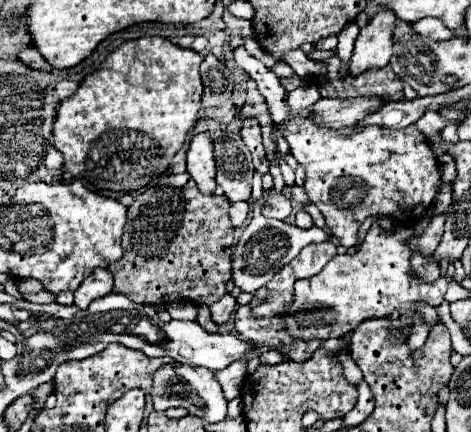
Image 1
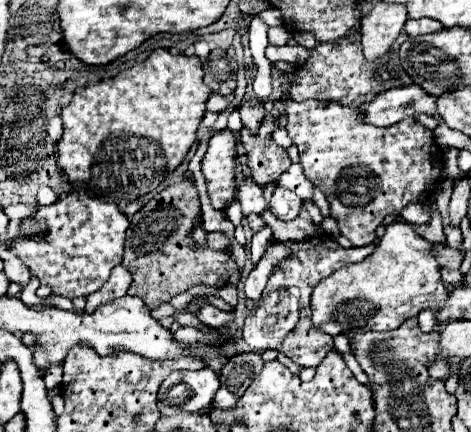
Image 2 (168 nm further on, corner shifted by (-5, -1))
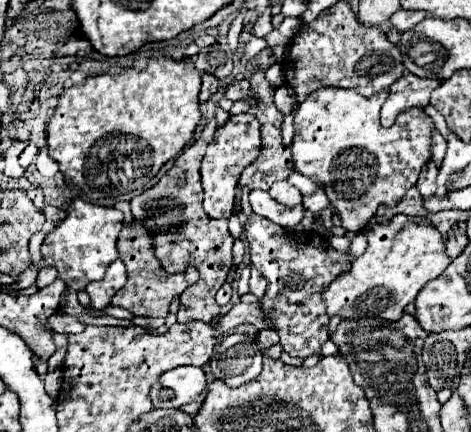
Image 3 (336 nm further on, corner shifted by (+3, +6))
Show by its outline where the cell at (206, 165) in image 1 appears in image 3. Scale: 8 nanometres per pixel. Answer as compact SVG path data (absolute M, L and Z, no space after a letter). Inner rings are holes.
M232 115L222 127L216 129L216 137L206 149L202 159L200 175L204 185L204 211L208 217L220 219L230 217L234 209L234 193L240 179L240 173L246 165L250 165L260 151L260 123L252 115Z

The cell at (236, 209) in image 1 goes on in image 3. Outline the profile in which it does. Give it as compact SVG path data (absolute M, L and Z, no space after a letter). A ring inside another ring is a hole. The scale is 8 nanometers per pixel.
M256 213L248 217L244 231L250 245L252 265L268 281L268 289L258 303L264 309L264 319L280 335L282 349L290 357L300 359L320 355L322 345L328 341L326 325L330 321L320 293L332 281L332 277L338 277L348 263L356 261L356 257L364 253L368 247L368 237L364 233L356 235L350 243L350 249L342 253L330 247L328 241L314 231L298 235L298 231L280 229L280 225L272 225L272 221Z

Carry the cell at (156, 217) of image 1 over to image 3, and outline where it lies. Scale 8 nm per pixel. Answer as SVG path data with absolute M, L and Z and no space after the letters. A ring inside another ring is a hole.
M132 219L130 223L124 223L122 233L118 237L118 251L120 259L126 265L128 281L126 285L112 297L112 305L128 309L132 315L146 315L146 317L168 317L168 305L172 299L180 297L186 289L184 273L164 273L164 267L160 261L156 261L154 249L152 249L152 231L146 229L144 221Z

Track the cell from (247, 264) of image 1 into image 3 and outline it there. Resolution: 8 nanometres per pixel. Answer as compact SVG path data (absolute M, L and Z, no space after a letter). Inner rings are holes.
M252 267L252 275L250 275L250 293L256 297L262 297L266 291L266 281L264 277L260 277L260 271Z

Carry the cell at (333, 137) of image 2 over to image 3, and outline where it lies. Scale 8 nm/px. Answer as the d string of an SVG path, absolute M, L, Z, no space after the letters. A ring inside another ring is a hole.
M322 87L308 95L304 103L300 103L294 111L294 139L292 139L292 157L294 157L294 169L326 191L330 205L336 209L342 227L352 233L362 233L370 219L374 217L376 209L380 205L394 207L410 187L416 185L418 175L422 167L430 161L430 131L434 127L432 119L424 113L424 109L406 109L400 113L396 123L388 129L380 125L380 107L384 99L388 97L388 89L372 95L362 97L348 89L336 89L336 87ZM342 191L350 191L348 197L342 195Z

